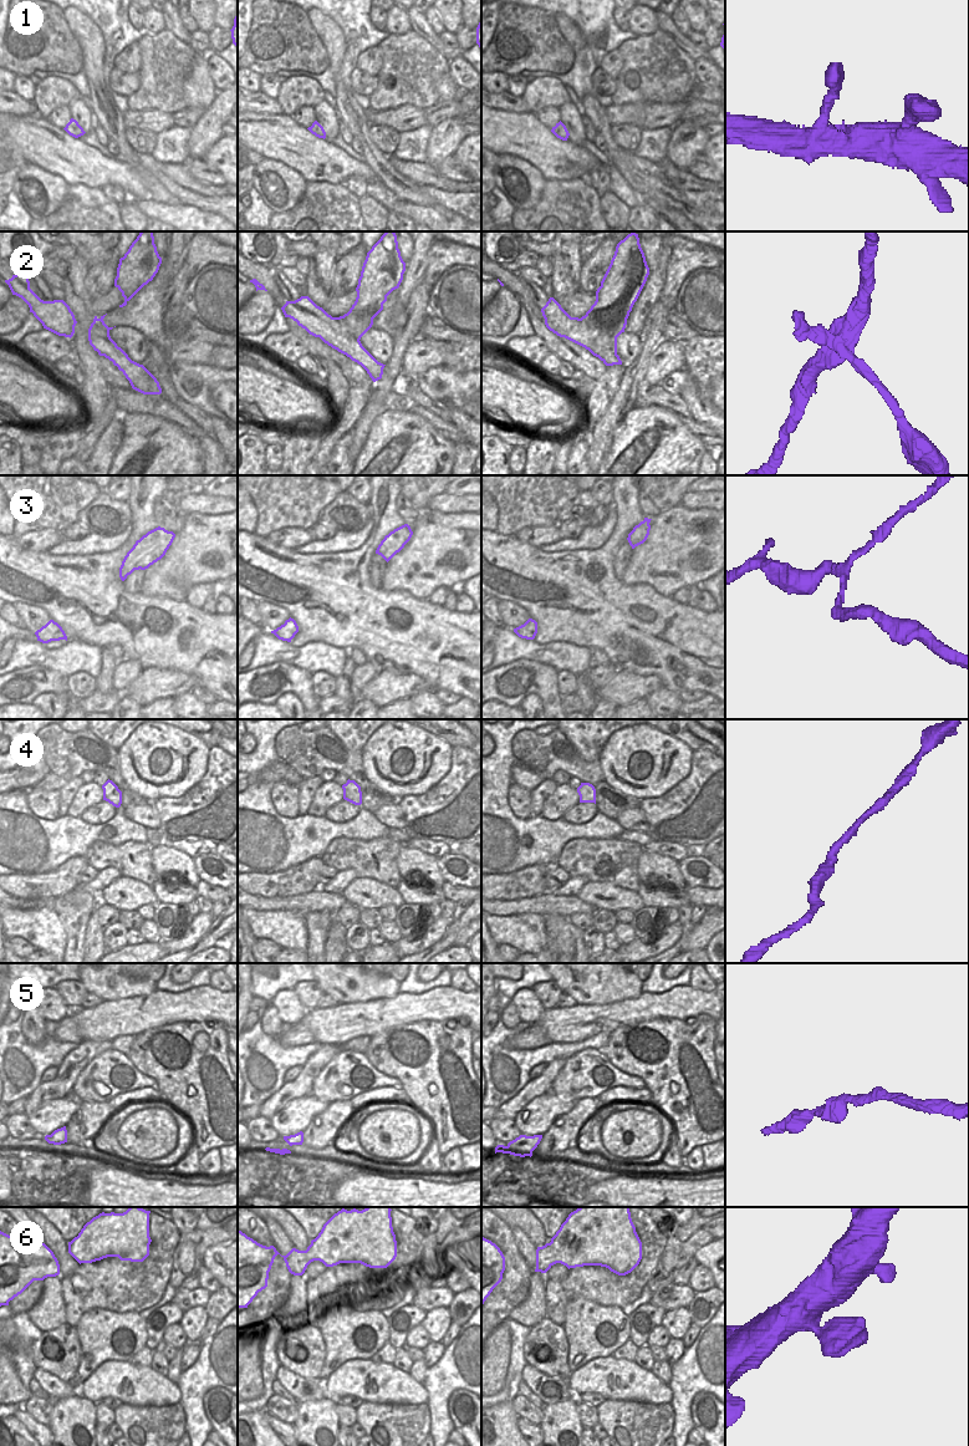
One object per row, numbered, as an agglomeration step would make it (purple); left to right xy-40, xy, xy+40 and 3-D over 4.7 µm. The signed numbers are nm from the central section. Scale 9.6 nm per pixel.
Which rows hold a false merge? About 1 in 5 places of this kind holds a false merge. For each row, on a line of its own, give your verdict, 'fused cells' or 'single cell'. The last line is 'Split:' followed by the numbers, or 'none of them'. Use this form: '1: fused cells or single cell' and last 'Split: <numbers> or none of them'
1: single cell
2: fused cells
3: single cell
4: single cell
5: single cell
6: single cell
Split: 2

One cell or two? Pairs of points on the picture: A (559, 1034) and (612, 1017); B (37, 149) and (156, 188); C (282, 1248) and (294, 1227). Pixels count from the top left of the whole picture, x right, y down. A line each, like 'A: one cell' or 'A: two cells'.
A: one cell
B: two cells
C: two cells

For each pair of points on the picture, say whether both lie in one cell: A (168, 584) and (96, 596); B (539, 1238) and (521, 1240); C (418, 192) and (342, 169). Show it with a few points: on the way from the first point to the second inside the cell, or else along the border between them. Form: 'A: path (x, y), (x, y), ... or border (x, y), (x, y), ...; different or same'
A: border (141, 591), (146, 595), (158, 595), (169, 599); different
B: border (511, 1226), (519, 1227), (536, 1247); different
C: border (363, 161), (377, 176); different

